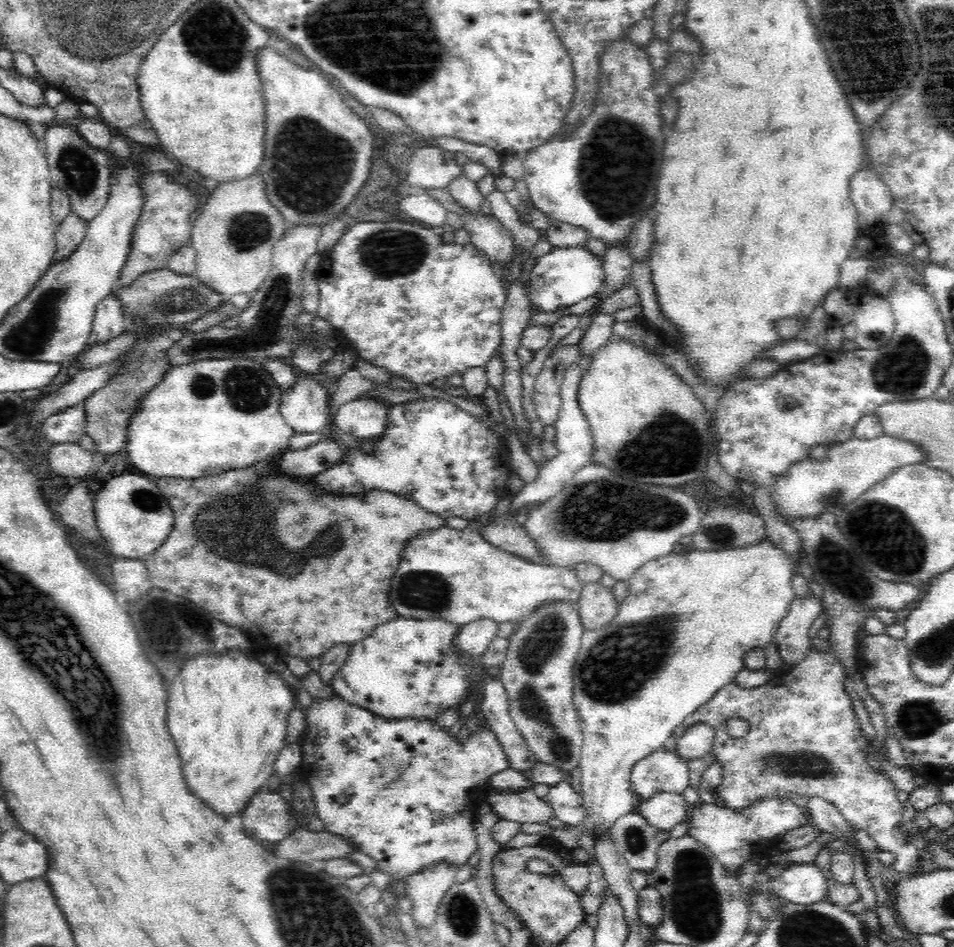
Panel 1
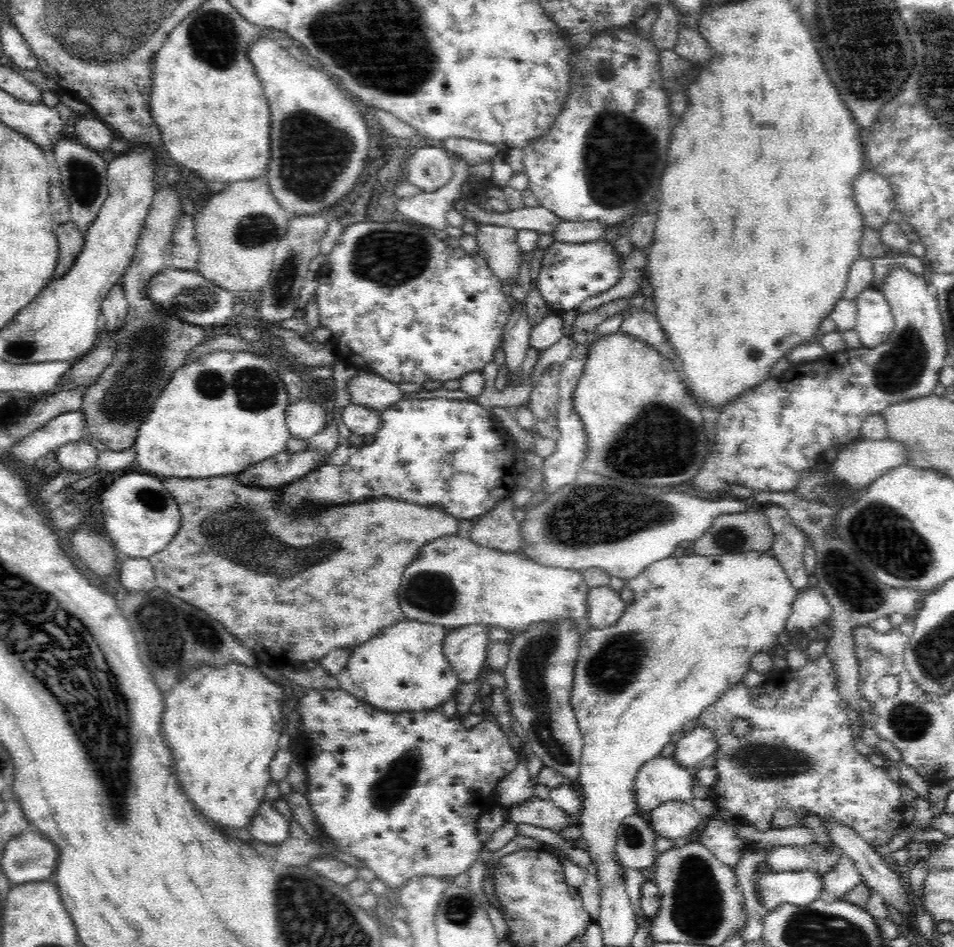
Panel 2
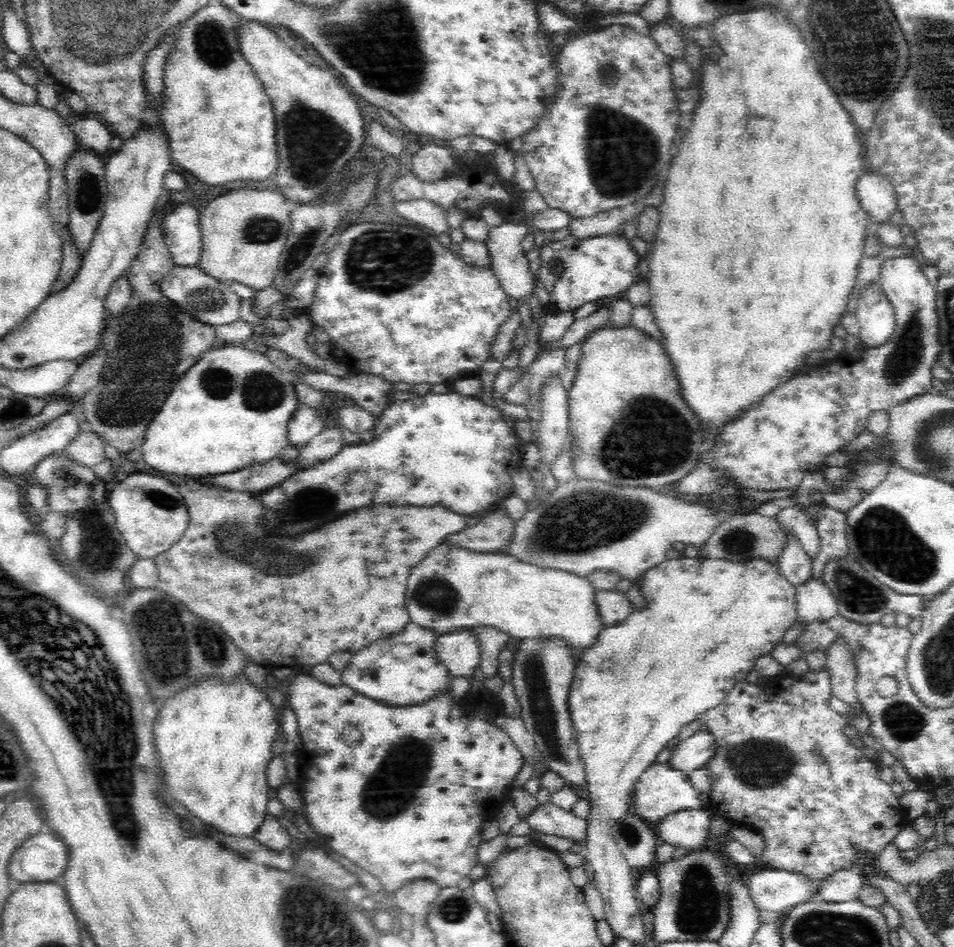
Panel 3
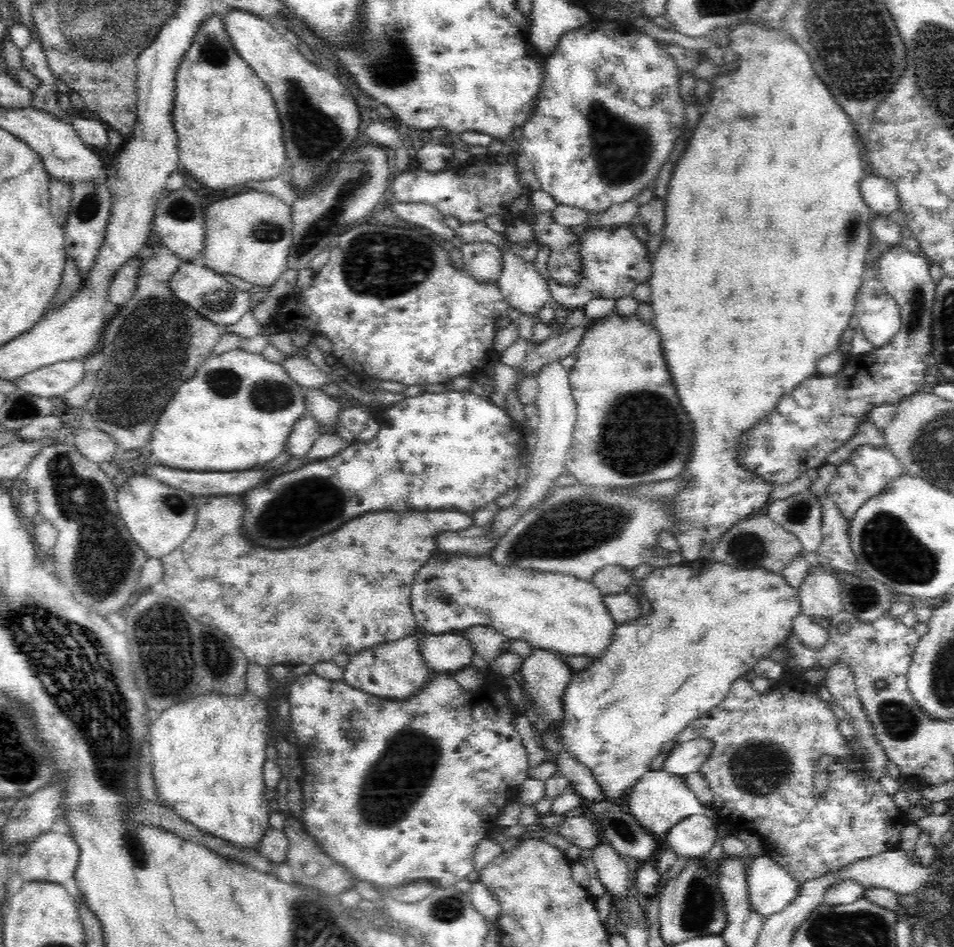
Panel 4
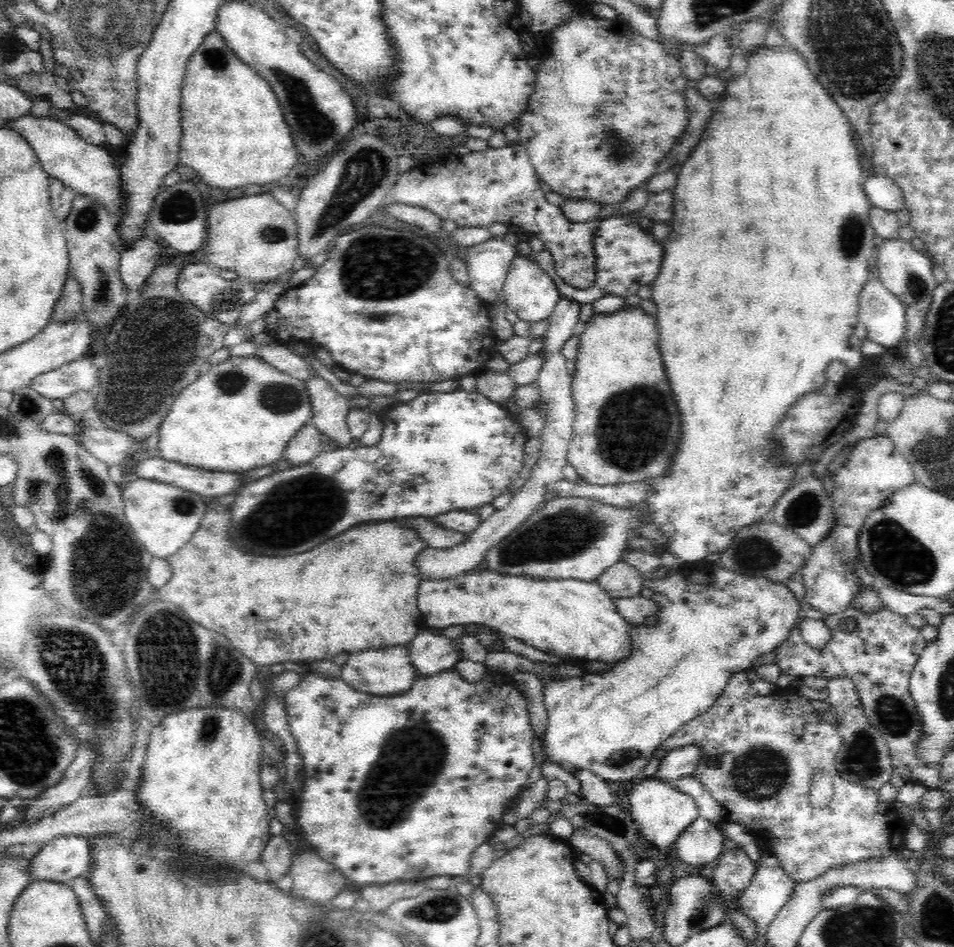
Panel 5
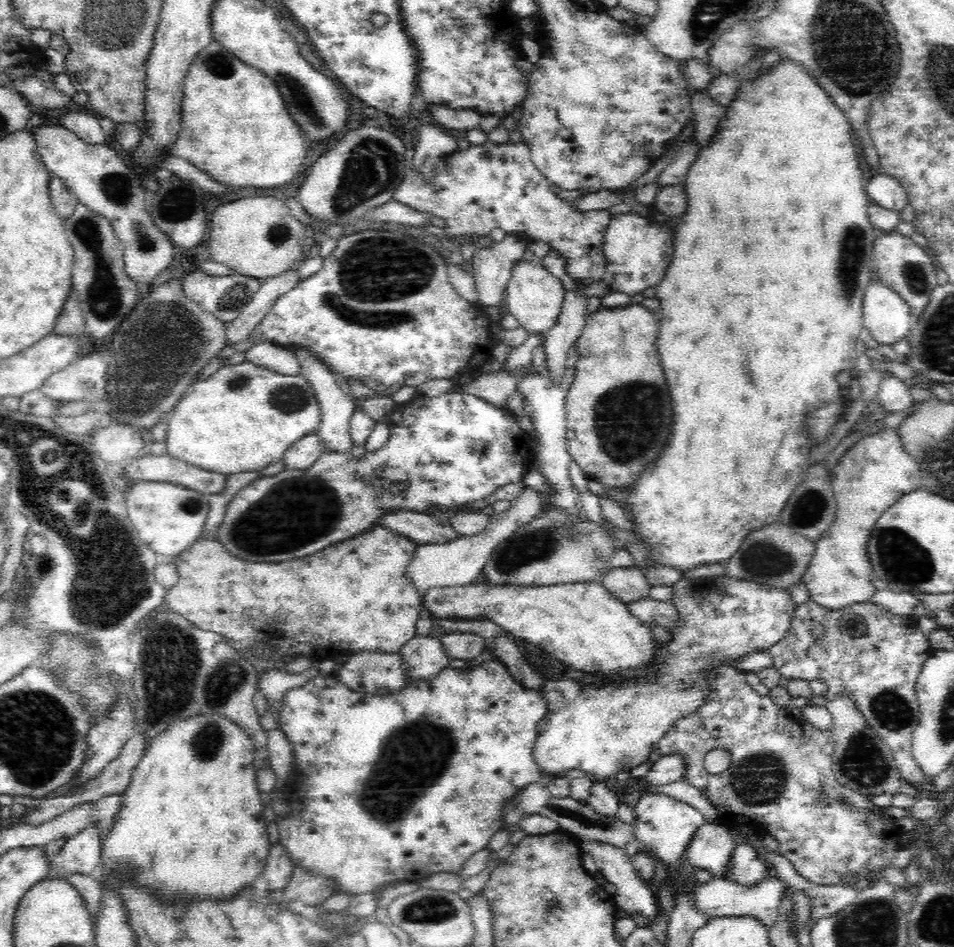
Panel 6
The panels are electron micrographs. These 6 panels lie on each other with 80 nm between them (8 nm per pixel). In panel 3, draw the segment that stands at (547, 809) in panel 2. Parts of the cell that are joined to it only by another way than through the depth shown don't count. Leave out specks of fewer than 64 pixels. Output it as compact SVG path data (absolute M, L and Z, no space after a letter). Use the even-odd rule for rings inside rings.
M552 804L537 805L534 812L525 820L534 831L544 834L556 834L574 843L586 842L586 814L569 811Z

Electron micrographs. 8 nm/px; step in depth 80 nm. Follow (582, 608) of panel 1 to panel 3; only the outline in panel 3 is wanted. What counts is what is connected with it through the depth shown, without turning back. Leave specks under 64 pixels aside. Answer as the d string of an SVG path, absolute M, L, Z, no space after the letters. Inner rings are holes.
M596 590L594 601L598 605L600 619L608 627L626 620L635 610L634 605L626 598L626 593L618 590Z

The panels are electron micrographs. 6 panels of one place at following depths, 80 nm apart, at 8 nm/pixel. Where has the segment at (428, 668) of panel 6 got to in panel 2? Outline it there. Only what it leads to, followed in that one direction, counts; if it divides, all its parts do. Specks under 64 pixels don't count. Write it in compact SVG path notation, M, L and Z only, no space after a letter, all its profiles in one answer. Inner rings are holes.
M466 625L450 630L443 640L443 653L461 682L474 682L486 661L487 632L491 626Z

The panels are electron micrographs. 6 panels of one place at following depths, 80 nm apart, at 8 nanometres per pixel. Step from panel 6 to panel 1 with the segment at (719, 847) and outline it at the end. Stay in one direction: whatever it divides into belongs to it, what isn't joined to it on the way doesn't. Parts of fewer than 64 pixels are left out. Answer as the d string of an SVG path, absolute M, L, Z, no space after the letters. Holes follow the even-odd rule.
M658 792L648 800L636 800L636 812L653 826L654 832L670 832L678 824L688 823L691 808L682 794L674 792Z

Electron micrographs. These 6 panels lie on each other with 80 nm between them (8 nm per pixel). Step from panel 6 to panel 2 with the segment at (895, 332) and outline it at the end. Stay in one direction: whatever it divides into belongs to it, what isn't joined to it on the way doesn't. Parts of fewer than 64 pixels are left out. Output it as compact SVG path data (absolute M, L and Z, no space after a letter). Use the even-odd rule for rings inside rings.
M870 284L854 301L857 304L855 330L861 346L876 348L886 342L894 330L895 318L880 287Z

